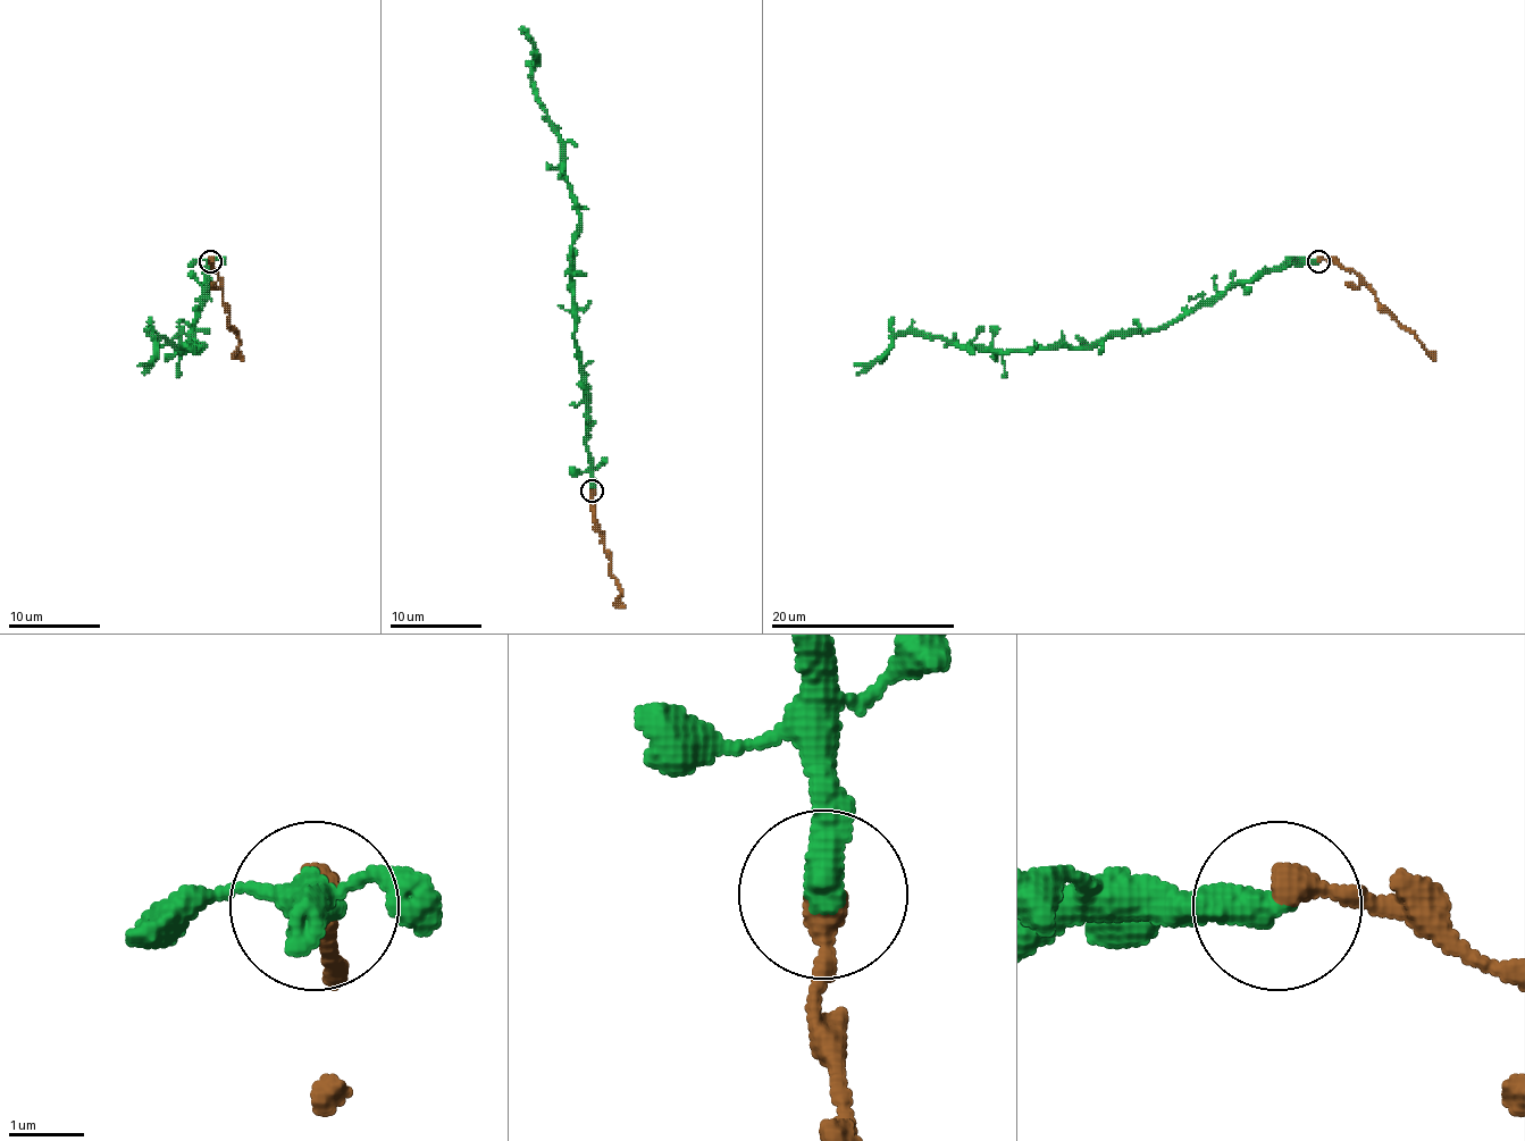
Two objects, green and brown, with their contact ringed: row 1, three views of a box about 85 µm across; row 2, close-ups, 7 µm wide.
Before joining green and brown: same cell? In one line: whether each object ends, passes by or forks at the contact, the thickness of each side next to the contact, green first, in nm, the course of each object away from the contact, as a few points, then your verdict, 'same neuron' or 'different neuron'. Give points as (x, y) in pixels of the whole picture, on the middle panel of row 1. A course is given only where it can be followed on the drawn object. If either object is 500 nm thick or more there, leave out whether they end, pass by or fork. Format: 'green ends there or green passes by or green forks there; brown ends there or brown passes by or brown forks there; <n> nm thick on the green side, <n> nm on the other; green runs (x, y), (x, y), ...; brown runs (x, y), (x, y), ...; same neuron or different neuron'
green ends there; brown ends there; 440 nm thick on the green side, 400 nm on the other; green runs (593, 489), (586, 372), (575, 328), (579, 203), (562, 172), (562, 140), (530, 73), (535, 47), (521, 26); brown runs (593, 489), (595, 522), (602, 531), (604, 550), (625, 607); different neuron

